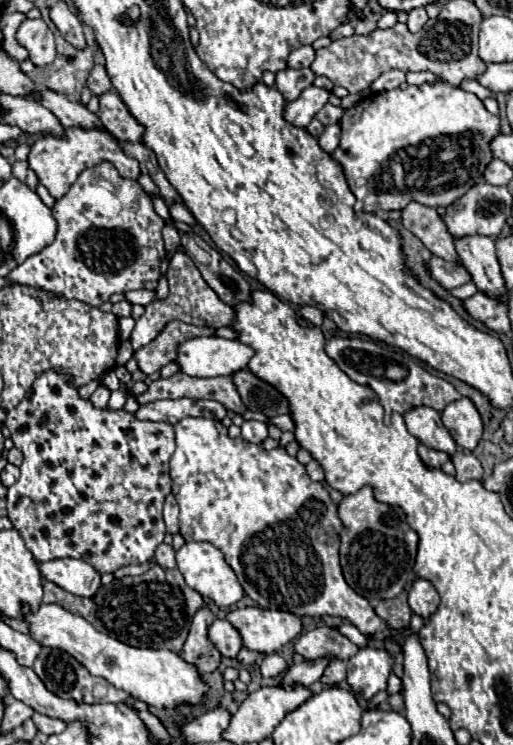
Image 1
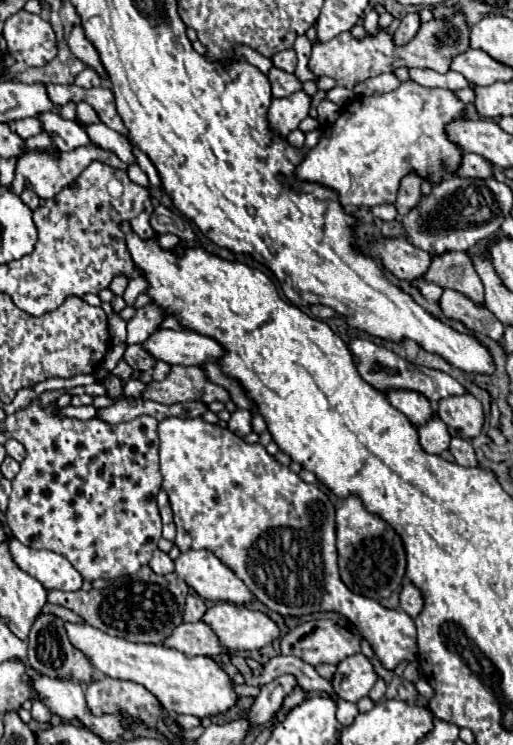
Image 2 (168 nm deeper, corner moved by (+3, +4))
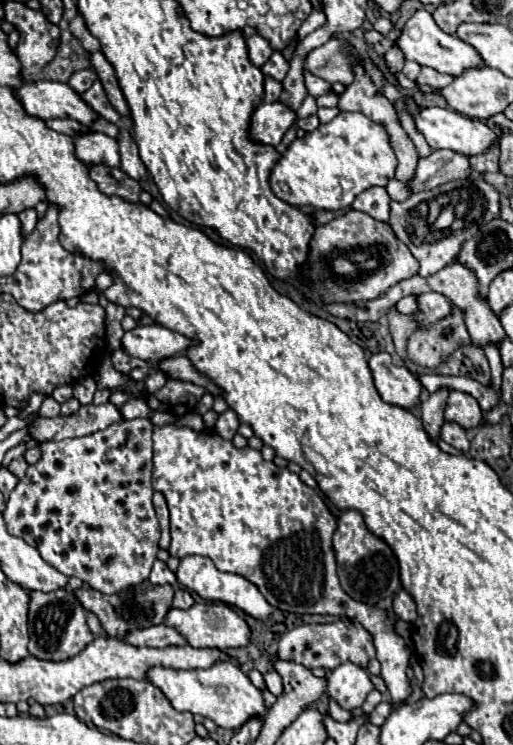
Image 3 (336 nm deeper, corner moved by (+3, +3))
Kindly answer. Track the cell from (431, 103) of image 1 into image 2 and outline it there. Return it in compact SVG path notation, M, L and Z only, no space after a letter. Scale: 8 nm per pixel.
M406 80L398 90L382 96L356 96L350 104L344 106L340 118L324 130L318 146L306 152L304 162L296 170L298 178L318 182L336 190L342 206L372 208L386 202L394 204L400 180L408 176L408 172L416 172L420 178L434 184L444 180L444 176L456 176L464 150L458 144L452 144L452 140L448 140L444 128L452 120L462 120L464 112L464 102L452 90L424 88L414 80Z

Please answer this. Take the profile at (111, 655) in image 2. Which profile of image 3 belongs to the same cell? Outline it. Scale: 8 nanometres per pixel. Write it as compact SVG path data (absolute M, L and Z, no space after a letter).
M222 661L212 665L210 669L188 669L176 671L166 667L154 667L148 671L148 679L162 689L162 693L170 699L176 711L190 711L200 713L212 719L222 729L240 729L244 721L252 717L266 717L268 707L264 703L262 691L256 689L248 675L234 663Z

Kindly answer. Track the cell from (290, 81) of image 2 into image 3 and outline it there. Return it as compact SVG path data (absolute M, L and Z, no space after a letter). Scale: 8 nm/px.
M266 77L264 79L264 83L266 83L266 89L264 89L264 101L266 103L274 103L274 101L278 101L278 97L280 97L280 93L282 93L282 85L276 81L276 79L272 79L272 77Z

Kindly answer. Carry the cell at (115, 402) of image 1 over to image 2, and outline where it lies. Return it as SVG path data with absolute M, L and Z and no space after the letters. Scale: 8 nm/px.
M68 406L68 408L64 408L62 410L62 414L64 416L72 416L72 418L80 418L80 420L90 420L90 418L94 418L96 414L98 414L98 408L96 406Z

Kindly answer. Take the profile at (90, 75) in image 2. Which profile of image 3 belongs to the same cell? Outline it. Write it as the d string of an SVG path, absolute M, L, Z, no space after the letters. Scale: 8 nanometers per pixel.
M82 69L82 71L76 71L76 73L70 77L68 85L70 85L74 91L84 93L86 89L92 87L94 81L96 81L96 73L94 73L92 69Z

